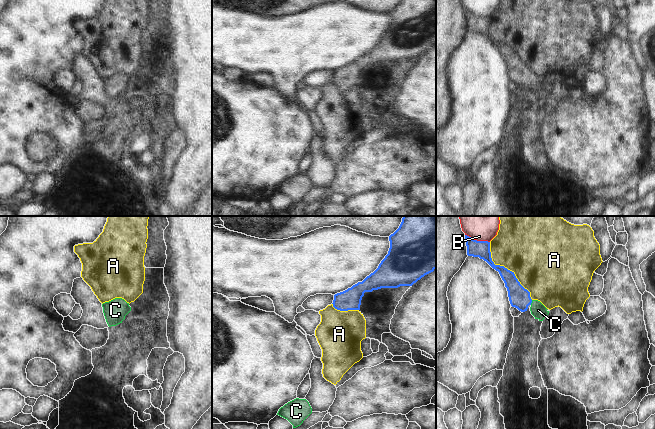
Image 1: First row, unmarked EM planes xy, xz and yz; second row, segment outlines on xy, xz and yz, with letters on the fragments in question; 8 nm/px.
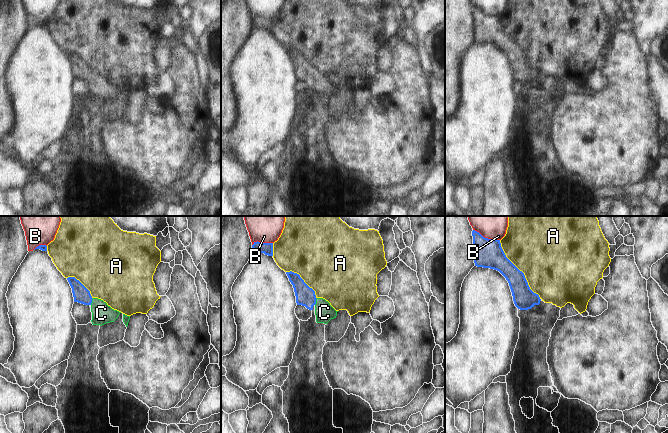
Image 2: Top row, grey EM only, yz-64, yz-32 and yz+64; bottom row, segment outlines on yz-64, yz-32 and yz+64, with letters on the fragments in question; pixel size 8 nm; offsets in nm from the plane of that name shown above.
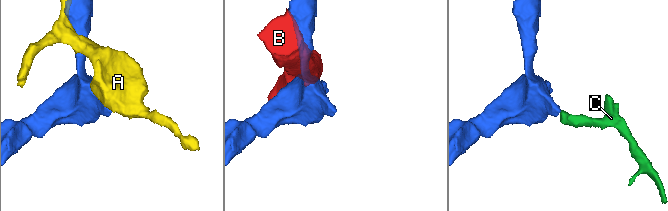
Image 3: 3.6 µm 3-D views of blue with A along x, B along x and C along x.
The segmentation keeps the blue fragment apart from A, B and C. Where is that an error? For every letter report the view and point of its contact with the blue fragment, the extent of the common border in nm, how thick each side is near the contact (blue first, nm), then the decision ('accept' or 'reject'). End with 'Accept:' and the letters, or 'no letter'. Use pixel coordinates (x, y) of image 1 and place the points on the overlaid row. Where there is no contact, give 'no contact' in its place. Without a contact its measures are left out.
A: yz (506, 268) | 600 nm | 160/500 nm | reject
B: yz (476, 240) | 220 nm | 140/320 nm | reject
C: yz (531, 302) | 40 nm | 170/120 nm | accept
Accept: C

